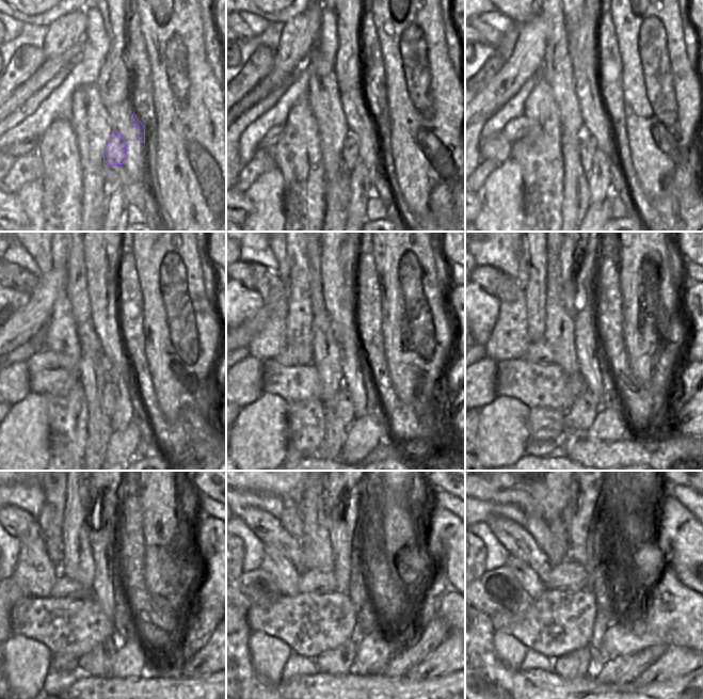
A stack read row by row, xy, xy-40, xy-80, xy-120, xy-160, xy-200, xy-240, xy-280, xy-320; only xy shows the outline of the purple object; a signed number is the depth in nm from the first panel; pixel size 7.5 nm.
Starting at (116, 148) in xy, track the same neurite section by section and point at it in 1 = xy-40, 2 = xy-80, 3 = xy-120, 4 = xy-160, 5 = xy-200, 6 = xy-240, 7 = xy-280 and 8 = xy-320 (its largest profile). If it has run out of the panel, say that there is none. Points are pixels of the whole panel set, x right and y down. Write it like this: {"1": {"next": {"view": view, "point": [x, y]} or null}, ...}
{"1": {"next": {"view": "xy-40", "point": [351, 145]}}, "2": {"next": {"view": "xy-80", "point": [589, 143]}}, "3": {"next": {"view": "xy-120", "point": [108, 393]}}, "4": {"next": {"view": "xy-160", "point": [344, 408]}}, "5": {"next": {"view": "xy-200", "point": [579, 417]}}, "6": {"next": {"view": "xy-240", "point": [98, 662]}}, "7": {"next": {"view": "xy-280", "point": [339, 661]}}, "8": {"next": {"view": "xy-320", "point": [579, 663]}}}

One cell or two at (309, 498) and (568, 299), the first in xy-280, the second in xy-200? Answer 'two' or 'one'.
two

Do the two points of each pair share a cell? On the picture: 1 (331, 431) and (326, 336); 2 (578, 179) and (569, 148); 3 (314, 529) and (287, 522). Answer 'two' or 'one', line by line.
1: one
2: one
3: two

